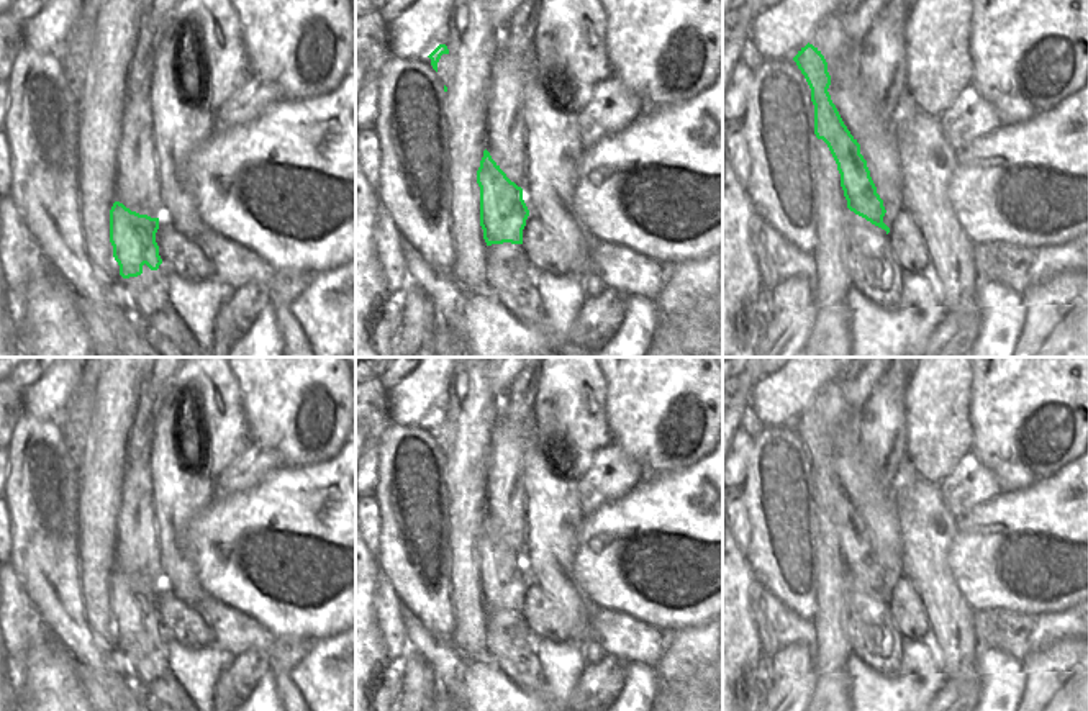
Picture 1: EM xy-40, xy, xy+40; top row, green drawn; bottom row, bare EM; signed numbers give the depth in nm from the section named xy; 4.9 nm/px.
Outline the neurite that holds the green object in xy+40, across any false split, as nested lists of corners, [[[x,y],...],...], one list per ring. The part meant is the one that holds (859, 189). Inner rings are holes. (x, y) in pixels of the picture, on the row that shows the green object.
[[[808,43],[798,51],[793,61],[811,88],[814,134],[827,144],[837,164],[847,208],[872,224],[885,229],[888,234],[890,228],[883,223],[886,210],[883,200],[877,193],[867,161],[860,154],[860,144],[844,125],[827,92],[831,75],[824,56],[818,48]]]

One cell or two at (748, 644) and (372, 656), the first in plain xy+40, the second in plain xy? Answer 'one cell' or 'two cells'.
one cell

